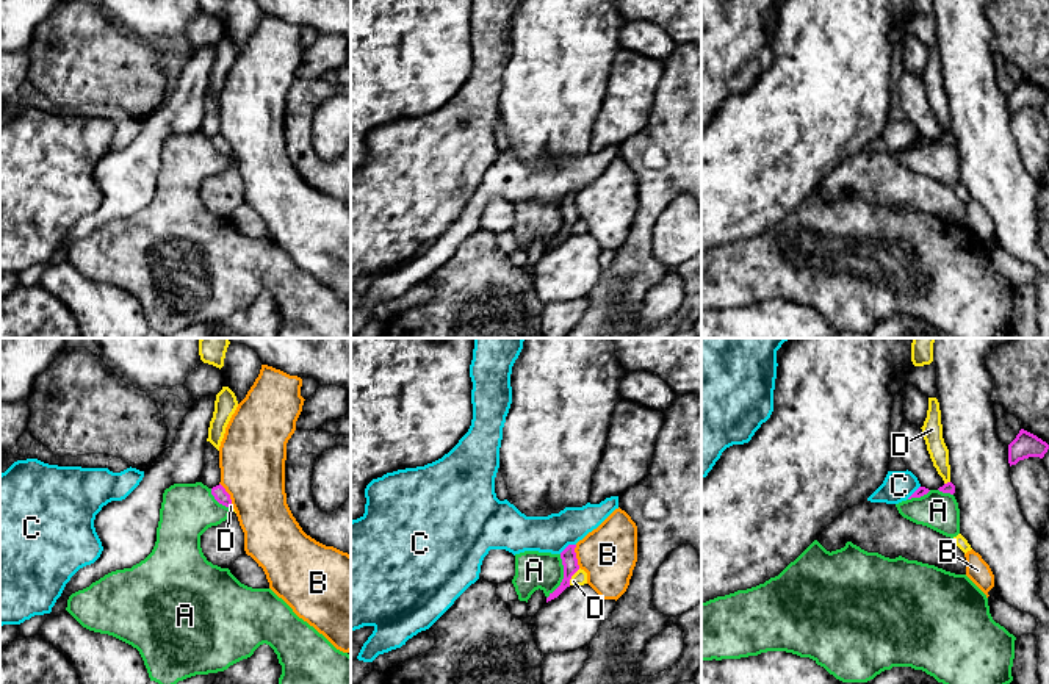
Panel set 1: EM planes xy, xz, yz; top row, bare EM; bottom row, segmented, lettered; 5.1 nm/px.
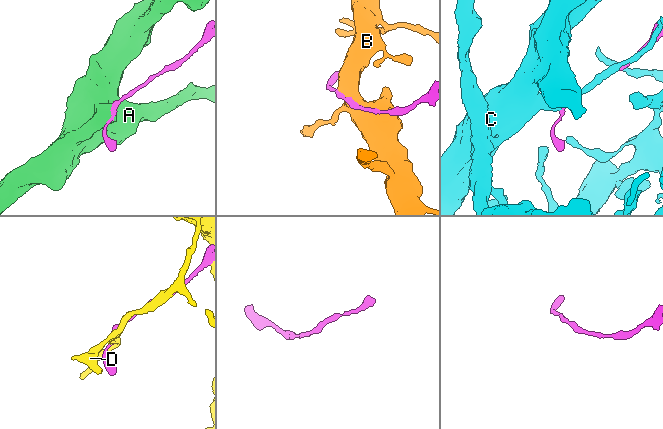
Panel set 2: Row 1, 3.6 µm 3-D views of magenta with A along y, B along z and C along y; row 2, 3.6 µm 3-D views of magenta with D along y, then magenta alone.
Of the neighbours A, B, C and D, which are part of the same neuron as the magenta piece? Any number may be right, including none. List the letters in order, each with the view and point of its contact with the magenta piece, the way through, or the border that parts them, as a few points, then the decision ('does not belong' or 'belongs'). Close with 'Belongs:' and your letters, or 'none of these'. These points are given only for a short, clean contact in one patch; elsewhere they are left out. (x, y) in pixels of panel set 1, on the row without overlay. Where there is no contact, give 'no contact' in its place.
A: contact xz (564, 226); does not belong
B: contact xz (575, 205); does not belong
C: contact xz (567, 196); belongs
D: contact xz (572, 224); does not belong
Belongs: C

